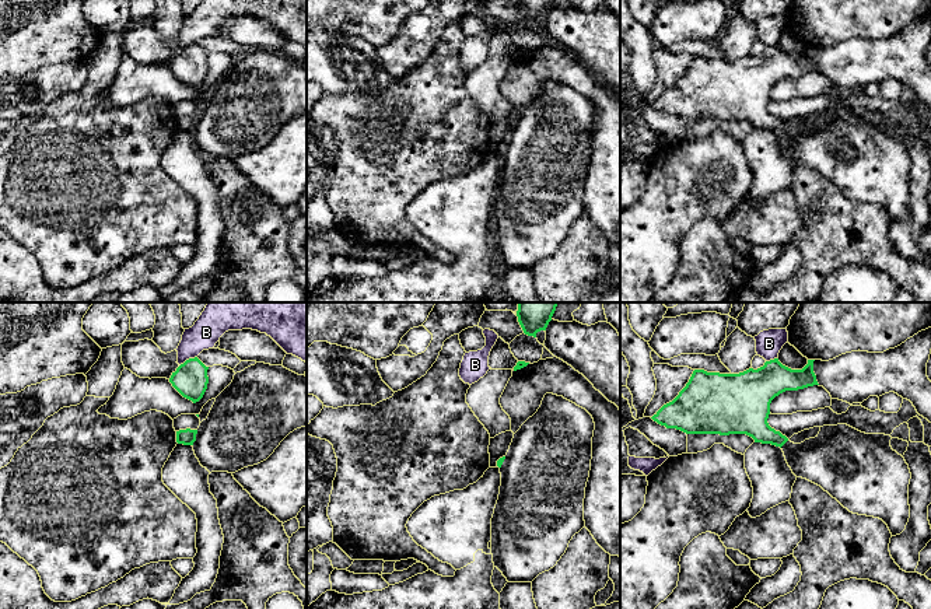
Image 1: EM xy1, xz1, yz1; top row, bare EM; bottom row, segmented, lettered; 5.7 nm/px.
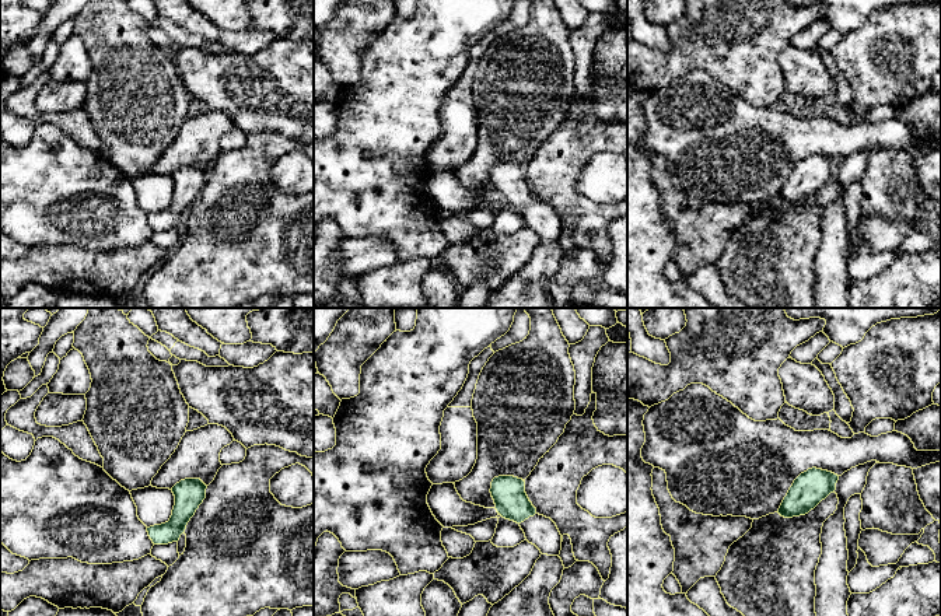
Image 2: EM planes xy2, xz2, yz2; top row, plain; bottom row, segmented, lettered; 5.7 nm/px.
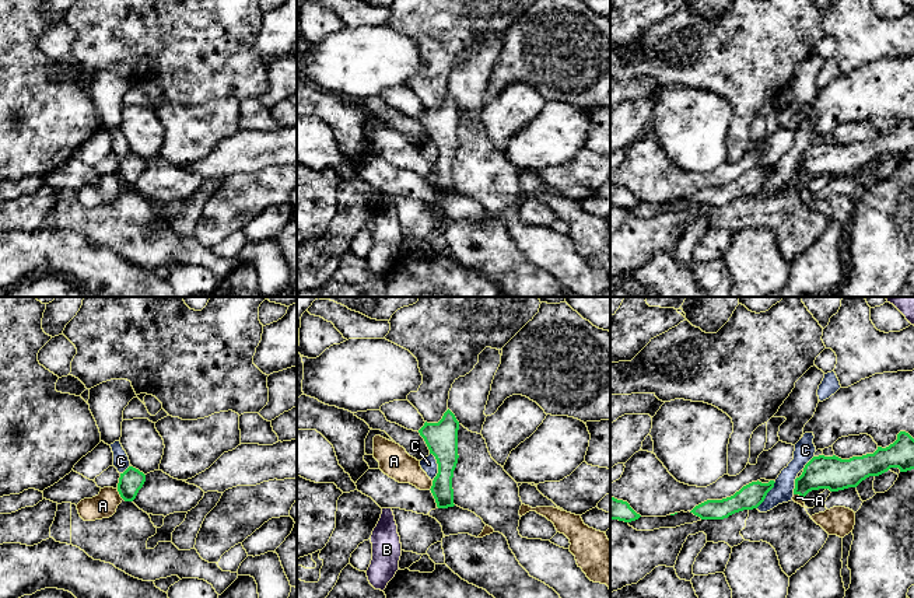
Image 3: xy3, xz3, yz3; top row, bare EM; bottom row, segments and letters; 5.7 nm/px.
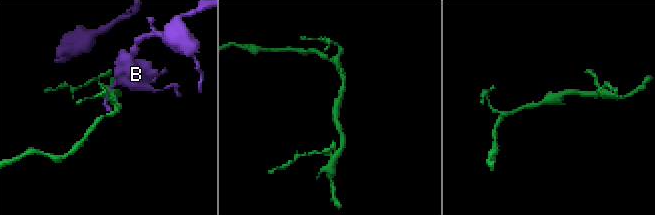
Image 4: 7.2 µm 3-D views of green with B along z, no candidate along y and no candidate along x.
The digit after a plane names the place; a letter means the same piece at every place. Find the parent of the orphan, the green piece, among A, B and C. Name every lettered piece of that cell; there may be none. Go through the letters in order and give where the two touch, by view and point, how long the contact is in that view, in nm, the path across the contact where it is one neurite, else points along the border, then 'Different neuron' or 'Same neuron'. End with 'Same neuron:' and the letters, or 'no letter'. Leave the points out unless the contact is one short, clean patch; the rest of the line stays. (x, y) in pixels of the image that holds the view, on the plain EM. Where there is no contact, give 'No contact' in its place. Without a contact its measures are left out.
A: Touches green at xy3 (119, 179). Shared border 80 nm. Boundary: xy3 (116, 175), (123, 185). Different neuron
B: Touches green at xy1 (188, 46). Shared border 120 nm. Different neuron
C: Touches green at xz3 (438, 153). Shared border 170 nm. Different neuron
Same neuron: no letter

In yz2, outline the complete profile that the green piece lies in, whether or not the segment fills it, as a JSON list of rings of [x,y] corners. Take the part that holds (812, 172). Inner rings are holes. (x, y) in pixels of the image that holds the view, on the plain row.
[[[808,155],[794,167],[777,199],[784,204],[808,200],[836,176],[837,167],[832,158]]]

